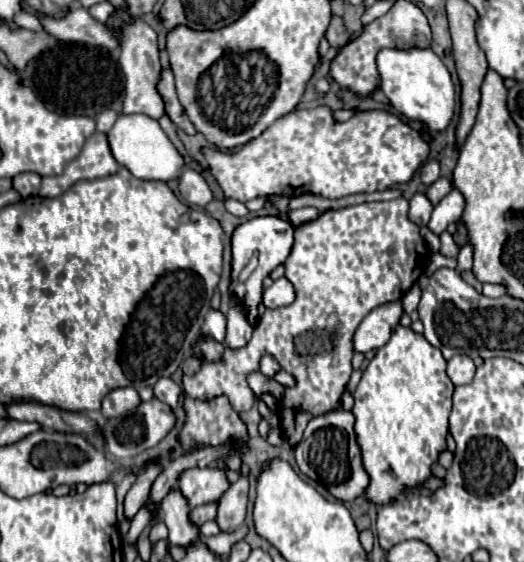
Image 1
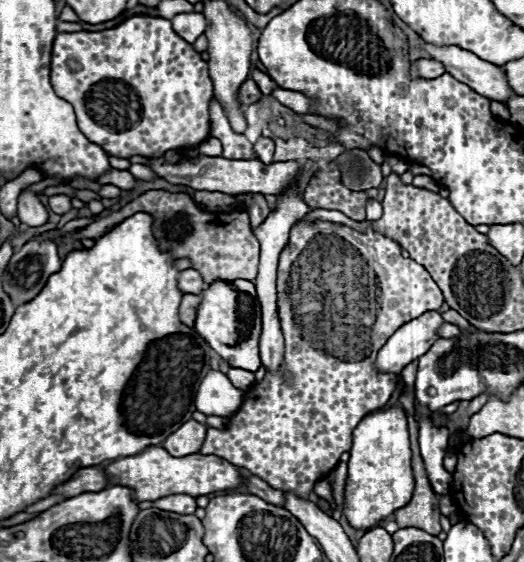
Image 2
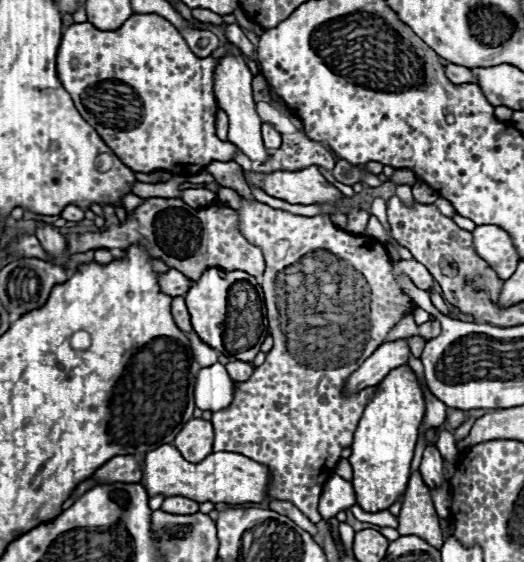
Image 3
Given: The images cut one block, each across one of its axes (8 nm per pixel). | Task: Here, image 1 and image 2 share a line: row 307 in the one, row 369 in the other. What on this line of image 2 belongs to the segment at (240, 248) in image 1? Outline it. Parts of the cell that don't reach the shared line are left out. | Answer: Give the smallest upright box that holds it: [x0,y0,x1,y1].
[196,280,262,372]

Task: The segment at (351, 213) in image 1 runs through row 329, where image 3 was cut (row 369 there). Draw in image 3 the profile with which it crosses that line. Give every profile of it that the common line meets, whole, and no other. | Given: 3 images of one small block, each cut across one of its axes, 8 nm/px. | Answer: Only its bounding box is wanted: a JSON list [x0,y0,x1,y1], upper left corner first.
[212,200,434,522]

